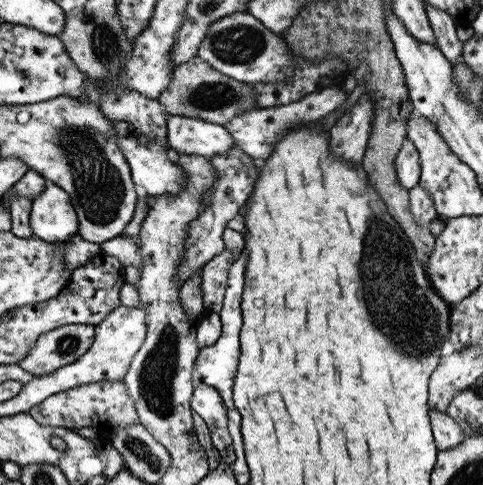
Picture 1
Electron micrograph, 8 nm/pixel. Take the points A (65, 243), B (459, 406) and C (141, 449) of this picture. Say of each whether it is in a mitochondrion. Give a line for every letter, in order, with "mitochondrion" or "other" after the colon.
A: other
B: other
C: mitochondrion

